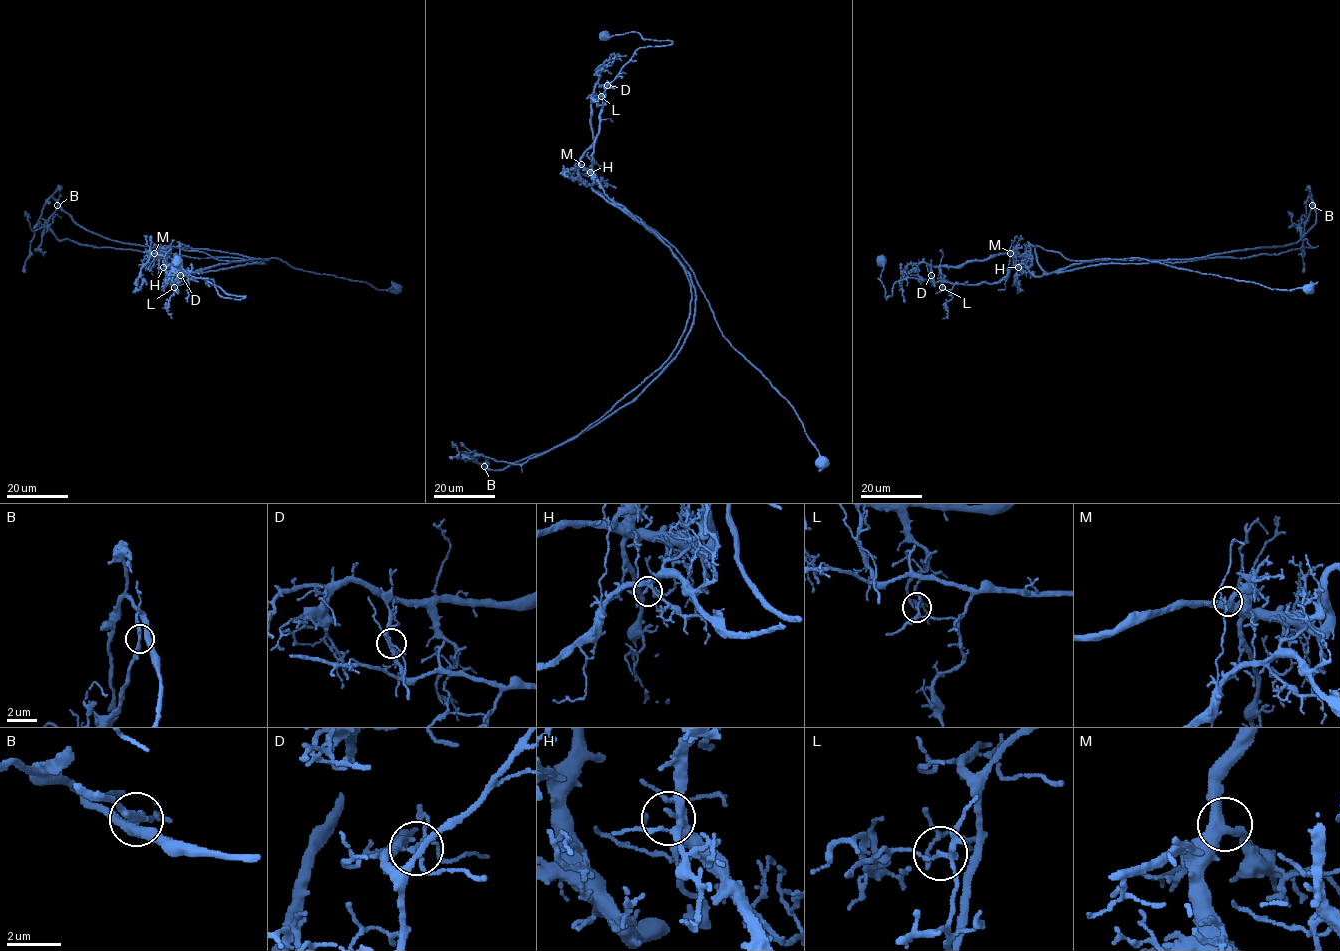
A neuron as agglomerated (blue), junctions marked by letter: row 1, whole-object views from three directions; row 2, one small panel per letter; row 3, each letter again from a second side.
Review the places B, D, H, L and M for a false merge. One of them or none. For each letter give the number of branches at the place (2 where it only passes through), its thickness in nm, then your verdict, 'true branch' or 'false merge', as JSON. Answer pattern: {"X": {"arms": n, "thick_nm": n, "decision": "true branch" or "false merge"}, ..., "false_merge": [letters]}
{"B": {"arms": 3, "thick_nm": 220, "decision": "true branch"}, "D": {"arms": 5, "thick_nm": 170, "decision": "true branch"}, "H": {"arms": 5, "thick_nm": 240, "decision": "true branch"}, "L": {"arms": 3, "thick_nm": 120, "decision": "false merge"}, "M": {"arms": 3, "thick_nm": 400, "decision": "true branch"}, "false_merge": ["L"]}

